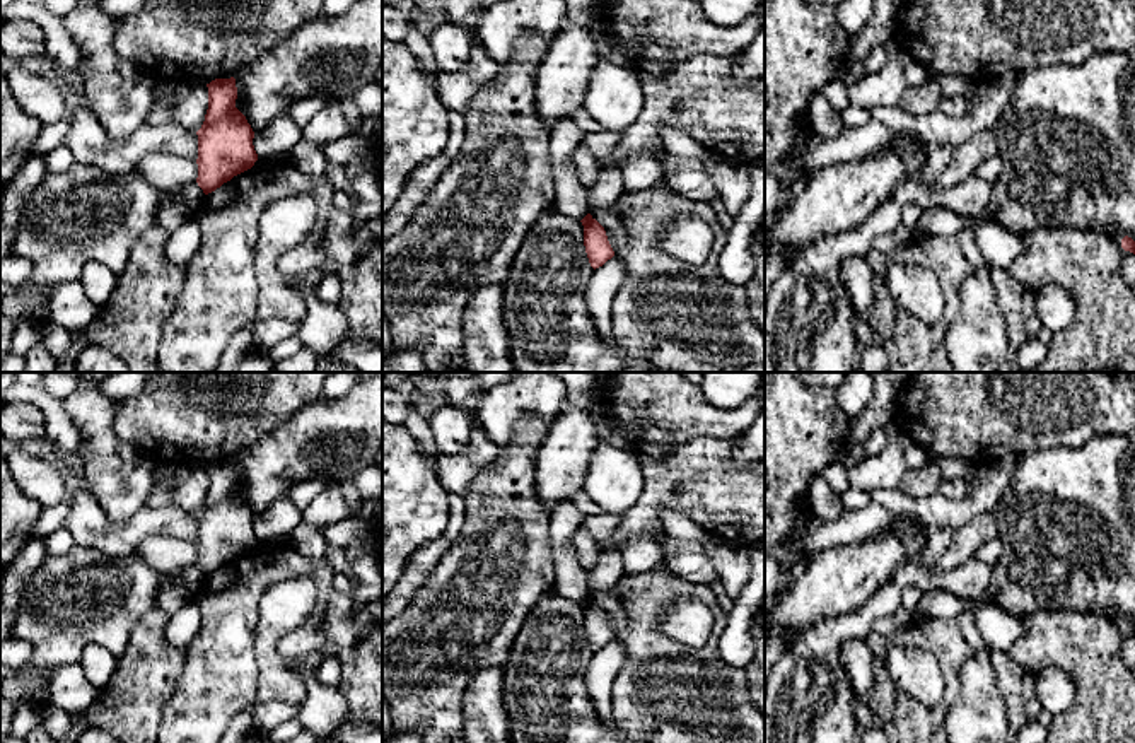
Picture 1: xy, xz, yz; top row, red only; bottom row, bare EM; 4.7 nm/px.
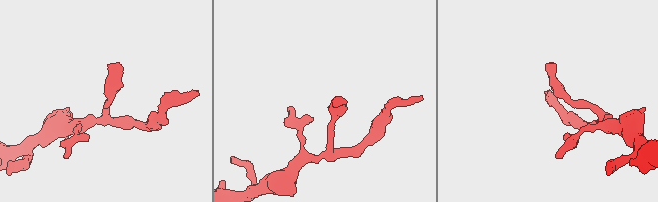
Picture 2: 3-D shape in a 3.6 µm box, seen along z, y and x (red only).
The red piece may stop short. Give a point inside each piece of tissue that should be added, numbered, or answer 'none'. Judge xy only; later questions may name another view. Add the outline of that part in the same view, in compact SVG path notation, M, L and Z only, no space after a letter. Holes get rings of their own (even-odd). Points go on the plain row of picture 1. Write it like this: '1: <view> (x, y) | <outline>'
none

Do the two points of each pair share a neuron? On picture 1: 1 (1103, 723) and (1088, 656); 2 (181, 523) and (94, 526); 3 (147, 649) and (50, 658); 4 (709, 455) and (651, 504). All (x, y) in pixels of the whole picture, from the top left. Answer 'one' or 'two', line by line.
1: one
2: one
3: two
4: one

